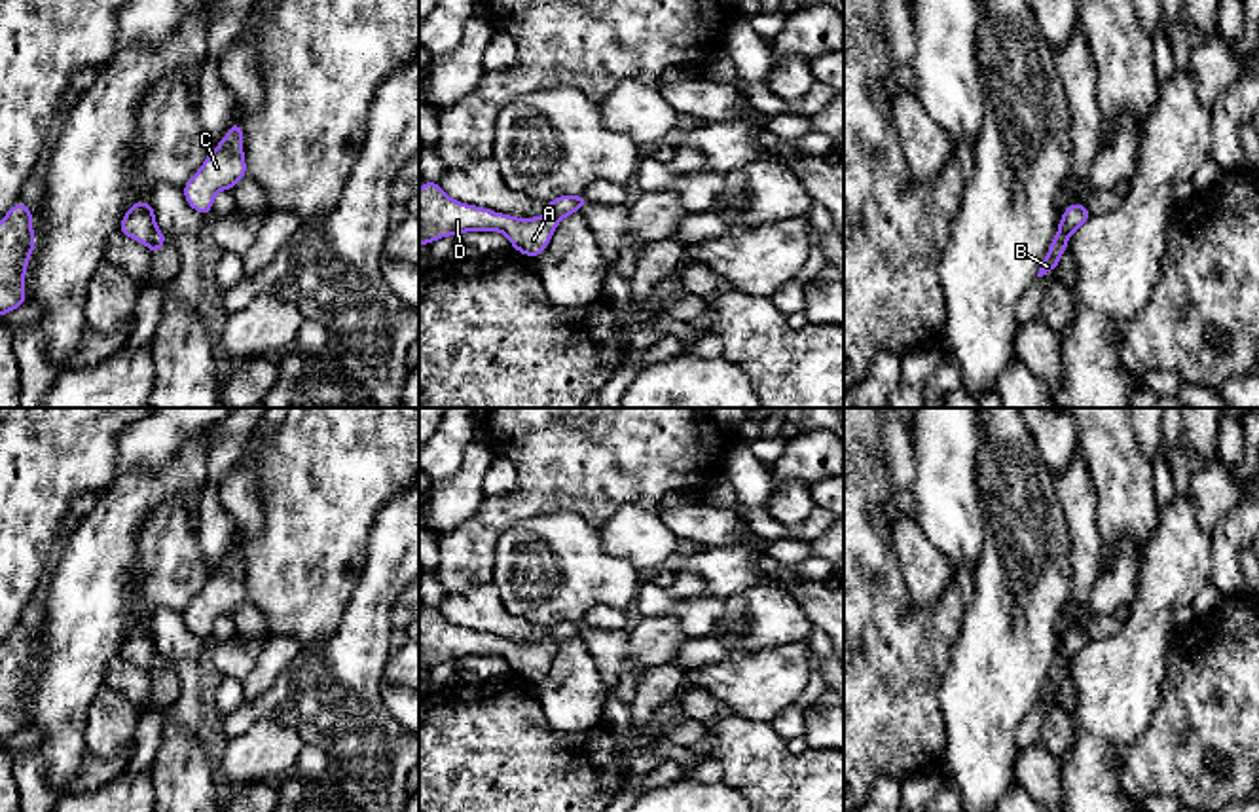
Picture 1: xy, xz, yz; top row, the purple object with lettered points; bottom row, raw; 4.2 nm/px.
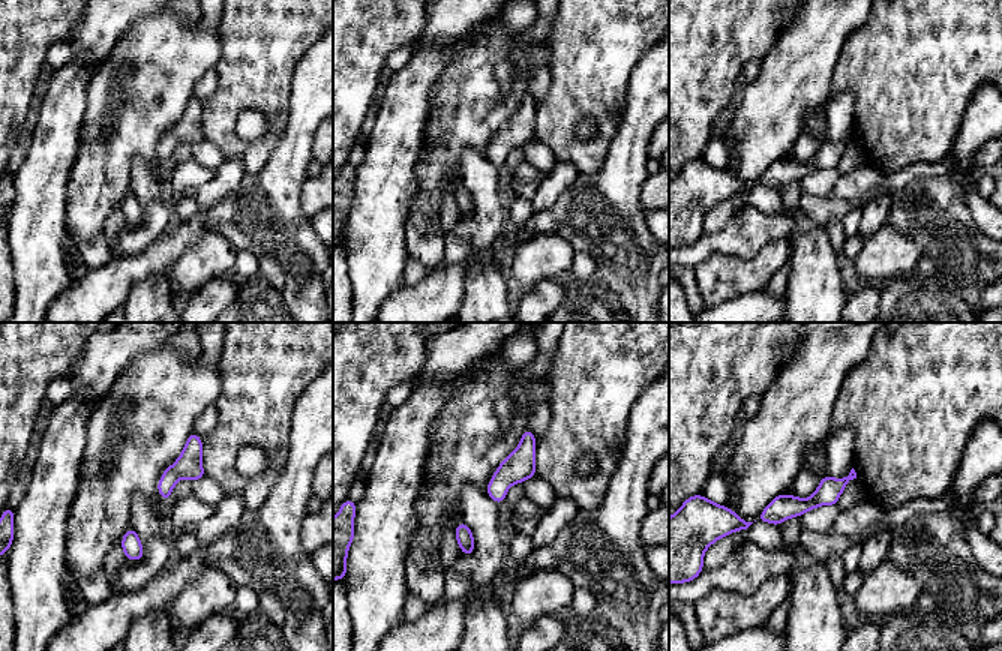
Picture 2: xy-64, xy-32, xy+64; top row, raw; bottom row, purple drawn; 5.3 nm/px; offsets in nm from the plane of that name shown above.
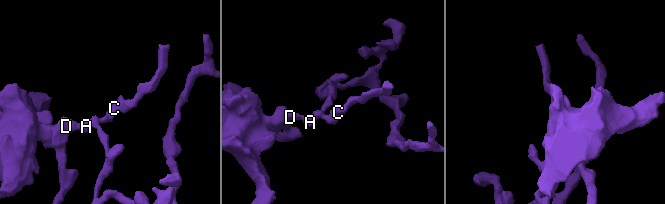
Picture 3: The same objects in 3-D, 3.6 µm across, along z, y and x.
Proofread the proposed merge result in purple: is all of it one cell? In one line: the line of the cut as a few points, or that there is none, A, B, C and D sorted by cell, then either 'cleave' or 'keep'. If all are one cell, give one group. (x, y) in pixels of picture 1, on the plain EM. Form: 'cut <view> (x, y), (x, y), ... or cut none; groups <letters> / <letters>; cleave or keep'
cut xy (156, 653), (148, 670); groups A C D / B; cleave

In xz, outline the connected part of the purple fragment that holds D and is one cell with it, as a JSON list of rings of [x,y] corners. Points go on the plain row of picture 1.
[[[430,605],[419,615],[419,670],[470,655],[502,656],[518,677],[535,685],[550,668],[559,645],[578,637],[578,634],[576,622],[561,620],[550,624],[548,637],[538,643],[514,643],[449,624],[440,609]]]

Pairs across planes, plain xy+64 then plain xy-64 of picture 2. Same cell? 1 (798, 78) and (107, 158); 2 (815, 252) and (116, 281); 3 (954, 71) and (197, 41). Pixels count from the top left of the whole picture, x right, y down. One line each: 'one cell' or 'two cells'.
1: two cells
2: two cells
3: two cells

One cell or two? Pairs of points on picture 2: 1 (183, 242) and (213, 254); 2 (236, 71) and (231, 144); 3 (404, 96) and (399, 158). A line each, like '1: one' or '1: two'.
1: two
2: one
3: one

